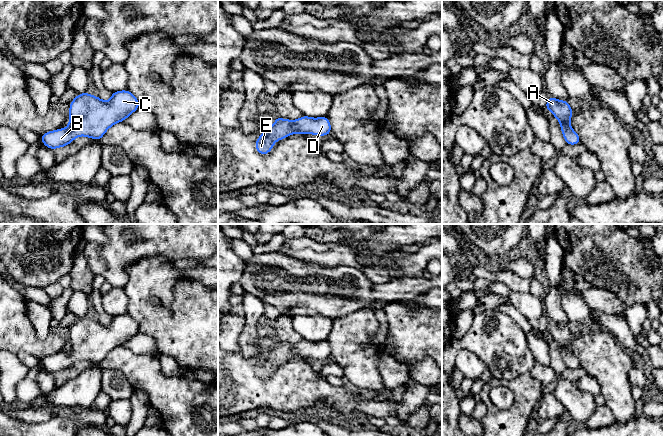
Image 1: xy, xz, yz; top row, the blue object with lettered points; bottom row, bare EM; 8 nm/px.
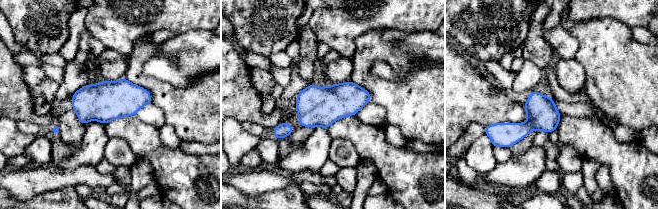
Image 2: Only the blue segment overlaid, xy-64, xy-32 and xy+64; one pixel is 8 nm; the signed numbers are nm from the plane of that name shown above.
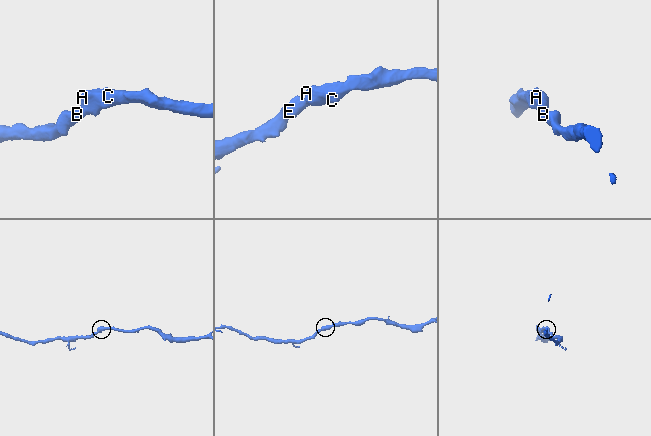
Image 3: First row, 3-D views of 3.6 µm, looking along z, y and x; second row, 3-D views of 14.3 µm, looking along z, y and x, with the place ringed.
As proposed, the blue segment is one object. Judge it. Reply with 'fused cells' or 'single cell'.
single cell

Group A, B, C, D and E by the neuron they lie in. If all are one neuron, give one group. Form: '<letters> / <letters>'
A B C D E

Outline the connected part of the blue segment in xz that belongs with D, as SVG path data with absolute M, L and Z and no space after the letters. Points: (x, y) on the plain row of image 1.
M303 339L297 344L287 344L277 340L273 349L258 361L255 372L258 377L266 379L273 373L276 365L295 357L326 360L331 358L331 348L327 340L312 342Z

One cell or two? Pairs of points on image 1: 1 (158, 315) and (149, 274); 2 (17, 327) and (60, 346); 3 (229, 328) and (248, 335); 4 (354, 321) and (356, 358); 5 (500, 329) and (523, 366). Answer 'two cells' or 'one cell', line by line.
1: one cell
2: one cell
3: two cells
4: one cell
5: one cell

